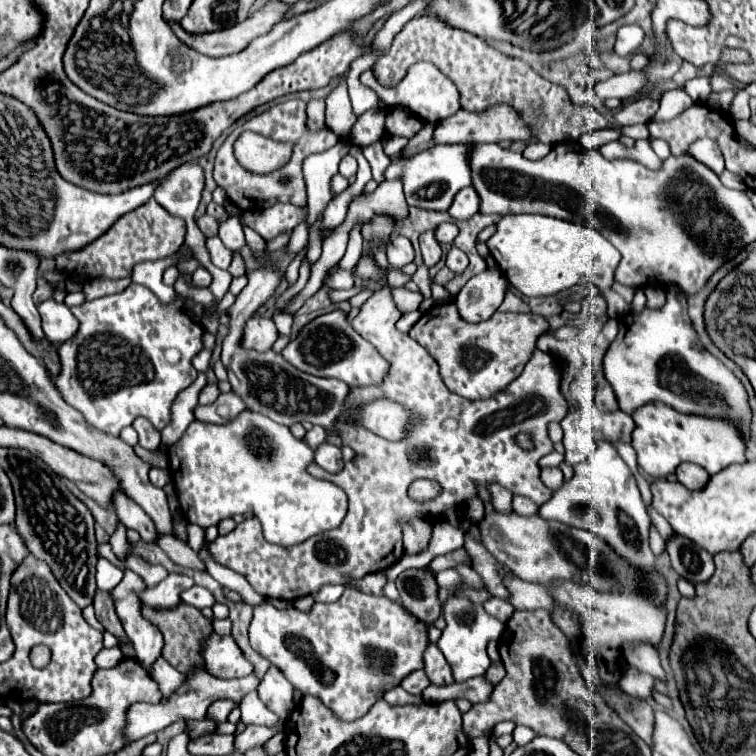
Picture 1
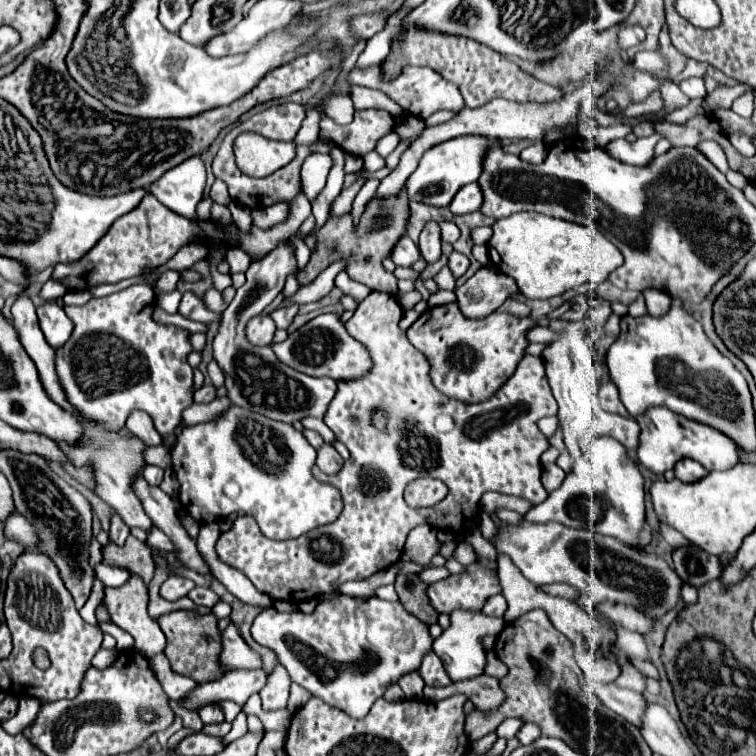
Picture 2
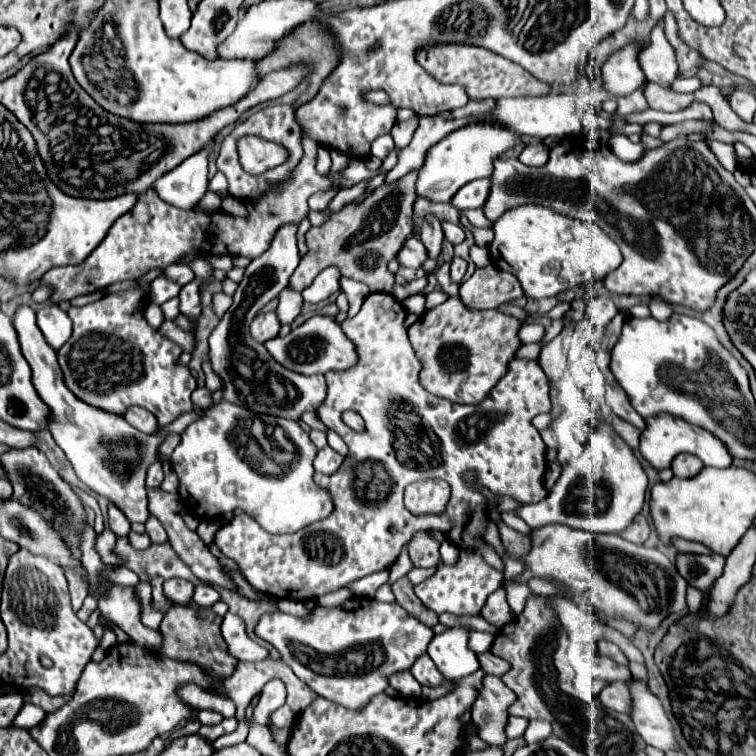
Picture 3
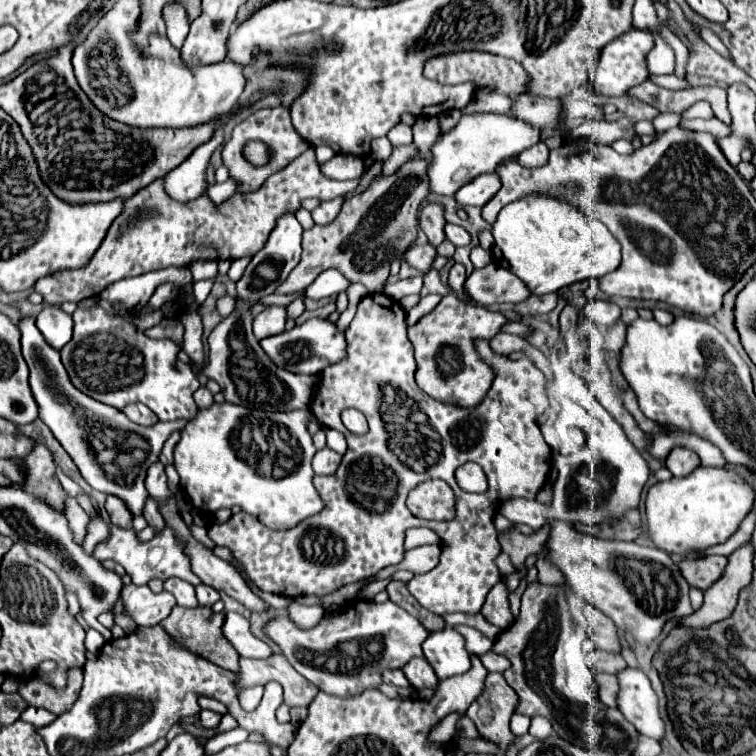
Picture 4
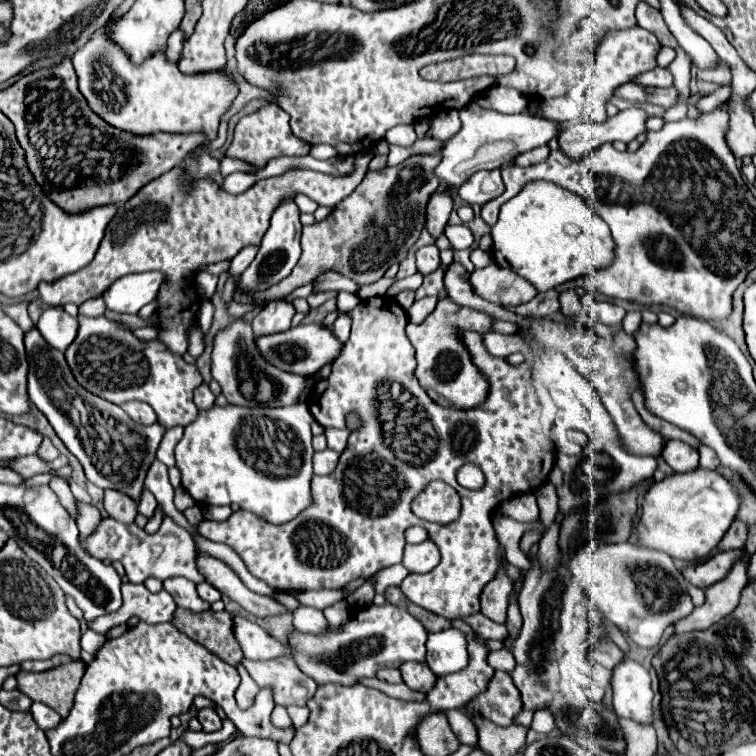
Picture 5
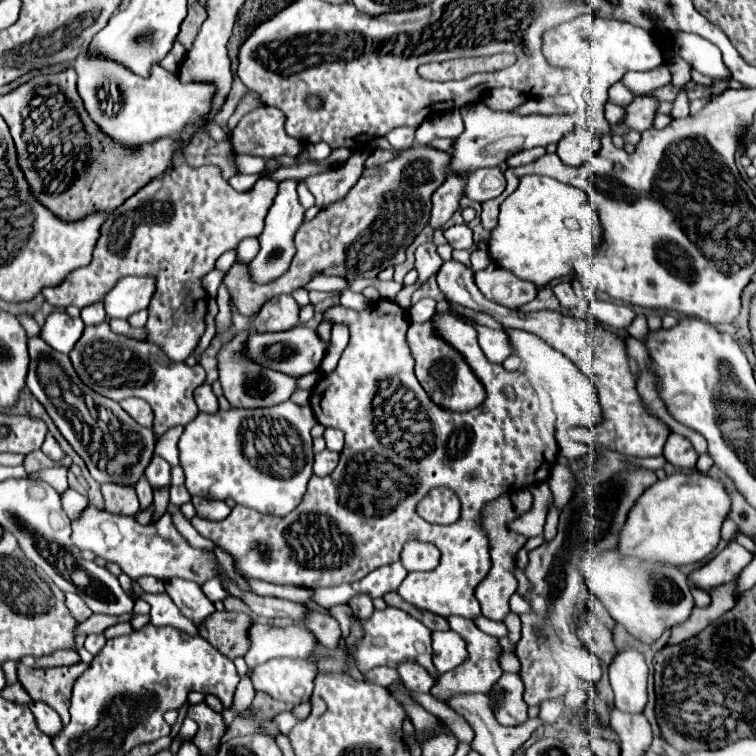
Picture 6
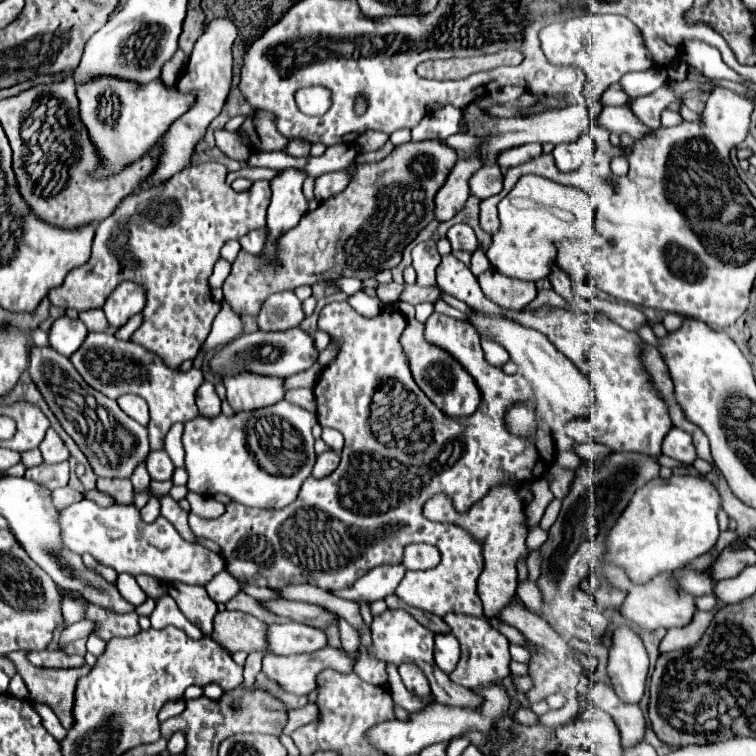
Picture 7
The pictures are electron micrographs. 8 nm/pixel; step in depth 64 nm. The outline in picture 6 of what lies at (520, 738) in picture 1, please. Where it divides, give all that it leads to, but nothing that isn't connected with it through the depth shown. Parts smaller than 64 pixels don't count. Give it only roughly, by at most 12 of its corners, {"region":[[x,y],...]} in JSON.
{"region":[[562,698],[544,700],[540,718],[554,724],[564,710]]}

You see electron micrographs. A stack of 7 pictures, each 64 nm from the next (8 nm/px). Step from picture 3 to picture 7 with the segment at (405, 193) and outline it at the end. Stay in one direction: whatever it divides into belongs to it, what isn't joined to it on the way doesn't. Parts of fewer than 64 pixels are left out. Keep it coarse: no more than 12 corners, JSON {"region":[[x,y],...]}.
{"region":[[406,142],[278,240],[224,300],[258,316],[302,284],[368,280],[434,220],[458,152]]}

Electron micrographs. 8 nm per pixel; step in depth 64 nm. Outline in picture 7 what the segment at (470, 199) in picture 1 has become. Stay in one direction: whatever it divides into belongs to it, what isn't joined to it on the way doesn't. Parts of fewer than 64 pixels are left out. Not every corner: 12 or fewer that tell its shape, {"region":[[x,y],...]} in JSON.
{"region":[[484,164],[470,178],[480,200],[502,190],[498,164]]}

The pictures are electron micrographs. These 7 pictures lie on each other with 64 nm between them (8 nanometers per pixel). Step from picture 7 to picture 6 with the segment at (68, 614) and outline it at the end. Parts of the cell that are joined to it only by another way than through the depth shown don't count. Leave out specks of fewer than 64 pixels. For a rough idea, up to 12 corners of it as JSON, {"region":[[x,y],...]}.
{"region":[[66,594],[66,608],[84,622],[90,616],[86,604],[80,596]]}

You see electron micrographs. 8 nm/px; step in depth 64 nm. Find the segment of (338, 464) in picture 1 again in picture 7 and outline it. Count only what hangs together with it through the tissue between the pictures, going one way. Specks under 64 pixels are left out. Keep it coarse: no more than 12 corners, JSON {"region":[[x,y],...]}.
{"region":[[320,454],[312,476],[324,478],[336,470],[340,454]]}

